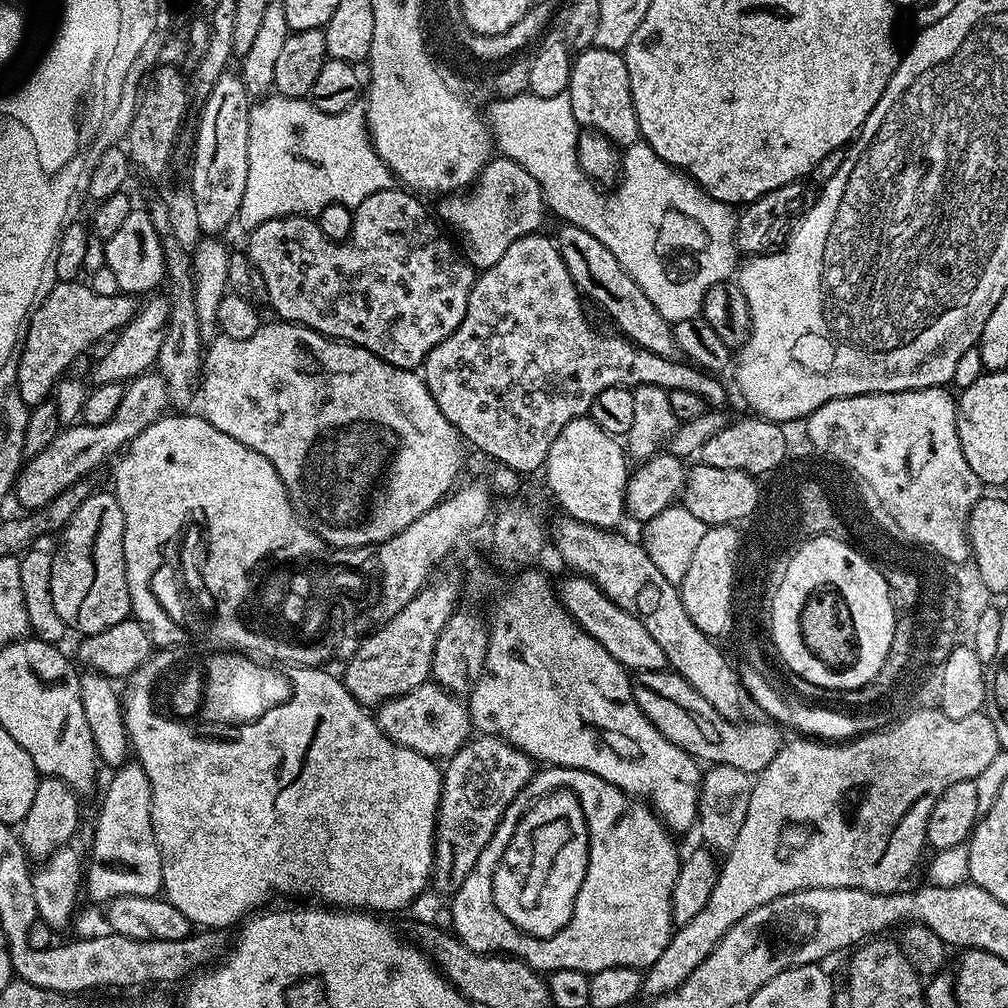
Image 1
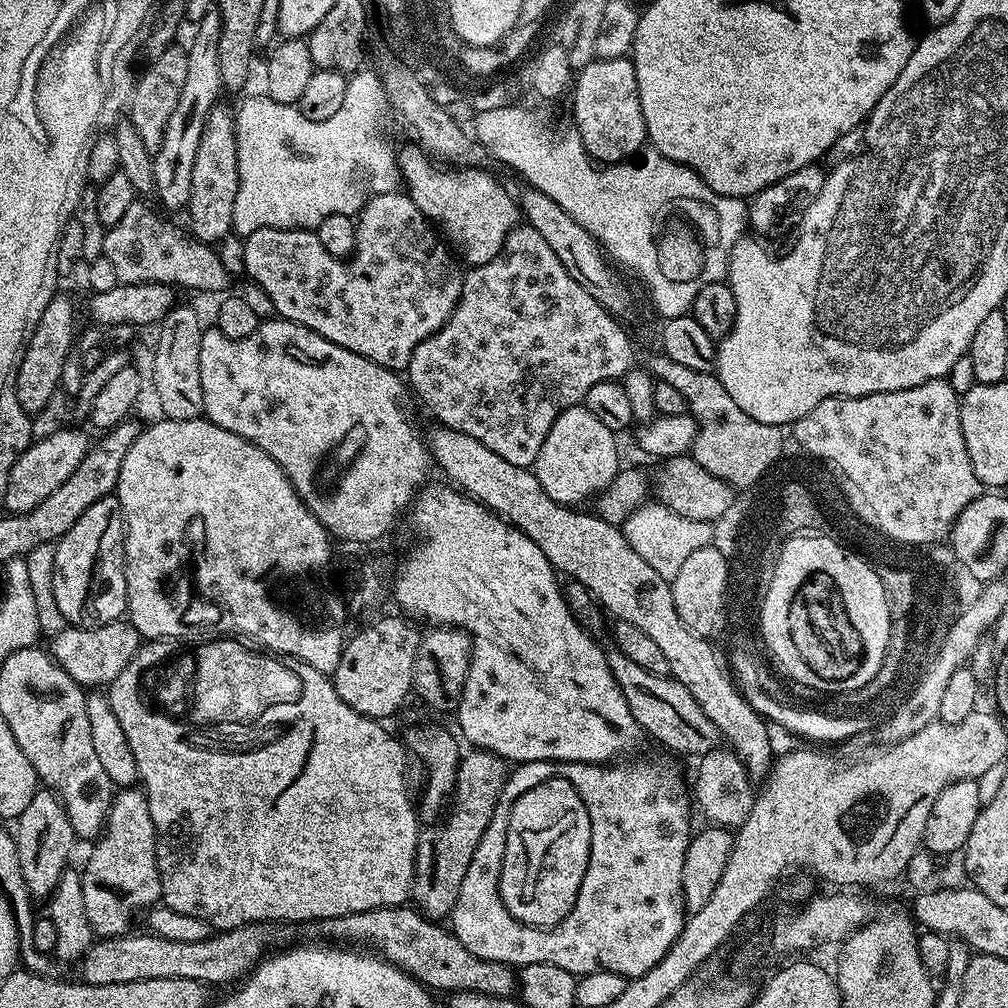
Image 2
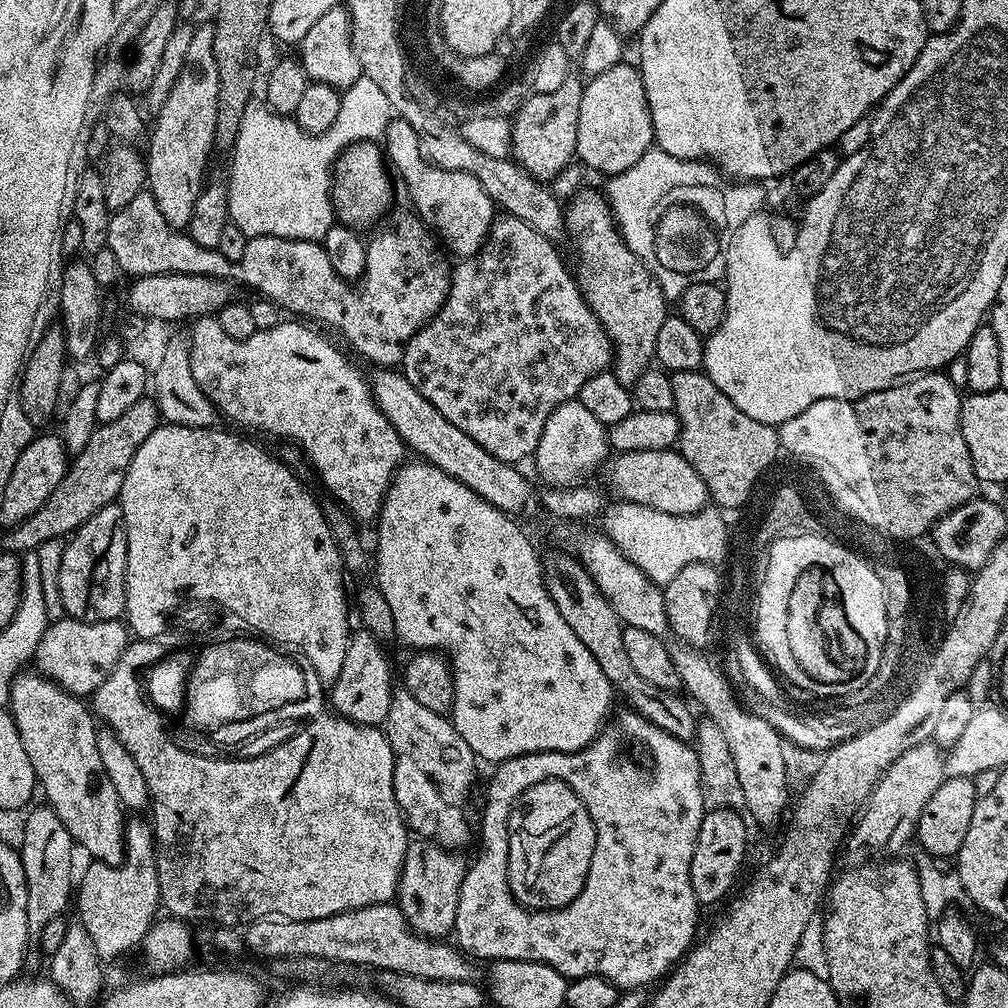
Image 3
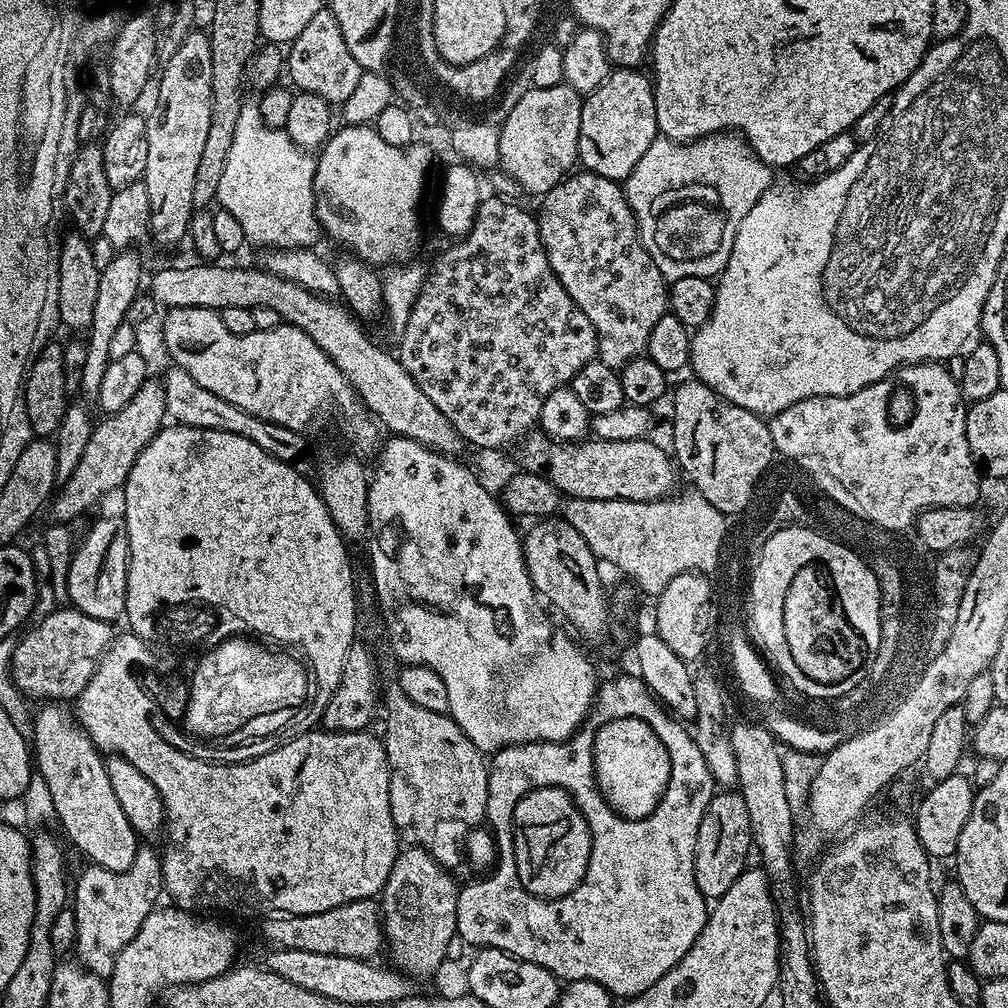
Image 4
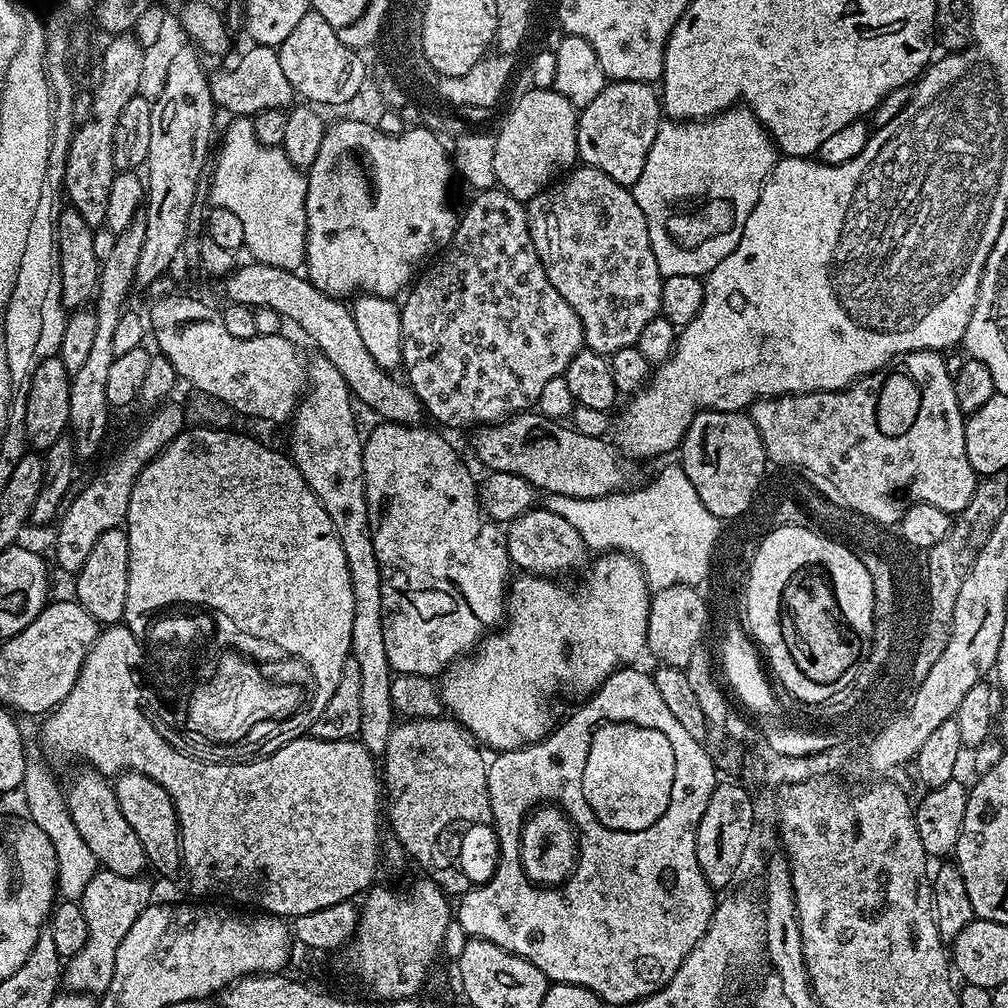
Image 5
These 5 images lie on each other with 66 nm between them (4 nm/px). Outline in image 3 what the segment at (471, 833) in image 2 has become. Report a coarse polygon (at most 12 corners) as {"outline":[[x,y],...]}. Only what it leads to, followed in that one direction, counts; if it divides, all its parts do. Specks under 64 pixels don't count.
{"outline":[[409,843],[395,899],[420,936],[456,927],[459,851]]}

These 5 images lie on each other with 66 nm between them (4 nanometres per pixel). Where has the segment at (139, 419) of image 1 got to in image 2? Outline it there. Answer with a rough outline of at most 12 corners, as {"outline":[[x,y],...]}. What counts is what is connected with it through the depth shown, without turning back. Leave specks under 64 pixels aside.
{"outline":[[76,426],[33,440],[6,482],[5,513],[46,502],[86,458]]}

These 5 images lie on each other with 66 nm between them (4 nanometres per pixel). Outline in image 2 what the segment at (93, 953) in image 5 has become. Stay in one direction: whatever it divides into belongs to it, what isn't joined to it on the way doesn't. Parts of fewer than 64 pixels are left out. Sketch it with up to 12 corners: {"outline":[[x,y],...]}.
{"outline":[[136,786],[112,797],[80,878],[97,937],[161,899],[154,818]]}

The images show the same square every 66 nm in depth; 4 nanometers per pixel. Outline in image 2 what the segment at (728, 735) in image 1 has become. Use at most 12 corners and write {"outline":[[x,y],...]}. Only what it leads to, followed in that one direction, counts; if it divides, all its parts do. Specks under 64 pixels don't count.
{"outline":[[612,646],[608,665],[645,737],[680,756],[721,747],[682,682]]}

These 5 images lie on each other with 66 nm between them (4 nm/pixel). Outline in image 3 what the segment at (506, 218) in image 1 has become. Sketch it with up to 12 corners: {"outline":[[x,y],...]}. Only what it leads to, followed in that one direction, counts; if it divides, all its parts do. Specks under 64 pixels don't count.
{"outline":[[392,118],[387,163],[453,257],[484,245],[498,212],[474,174],[442,170]]}

